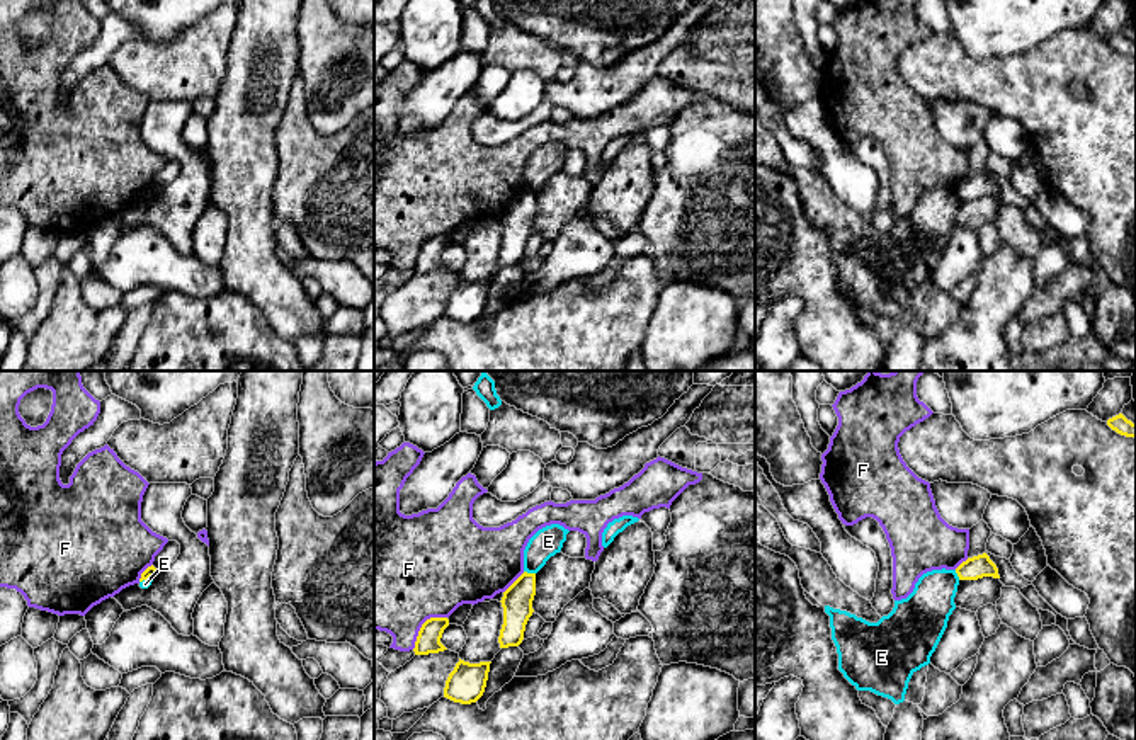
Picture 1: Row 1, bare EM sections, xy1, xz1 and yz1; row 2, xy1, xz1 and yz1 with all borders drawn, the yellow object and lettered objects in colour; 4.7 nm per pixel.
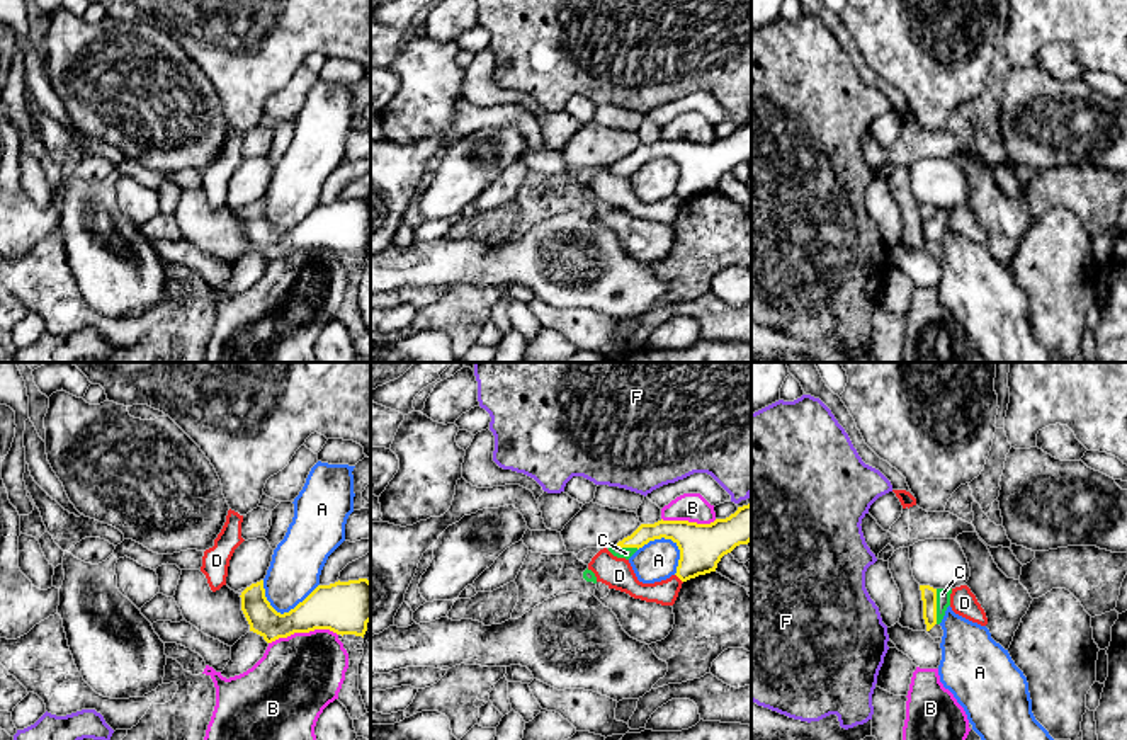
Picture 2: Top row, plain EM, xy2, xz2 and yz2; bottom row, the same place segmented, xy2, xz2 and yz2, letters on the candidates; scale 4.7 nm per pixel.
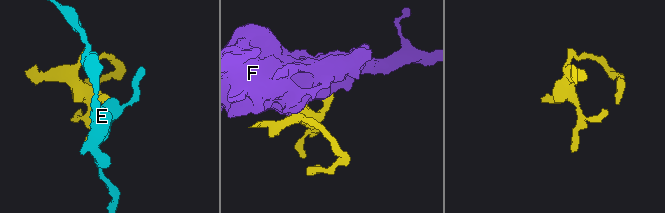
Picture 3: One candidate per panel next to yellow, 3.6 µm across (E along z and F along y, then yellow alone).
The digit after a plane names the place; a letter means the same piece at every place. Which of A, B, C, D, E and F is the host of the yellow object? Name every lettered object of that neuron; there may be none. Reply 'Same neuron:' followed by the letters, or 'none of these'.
Same neuron: C

